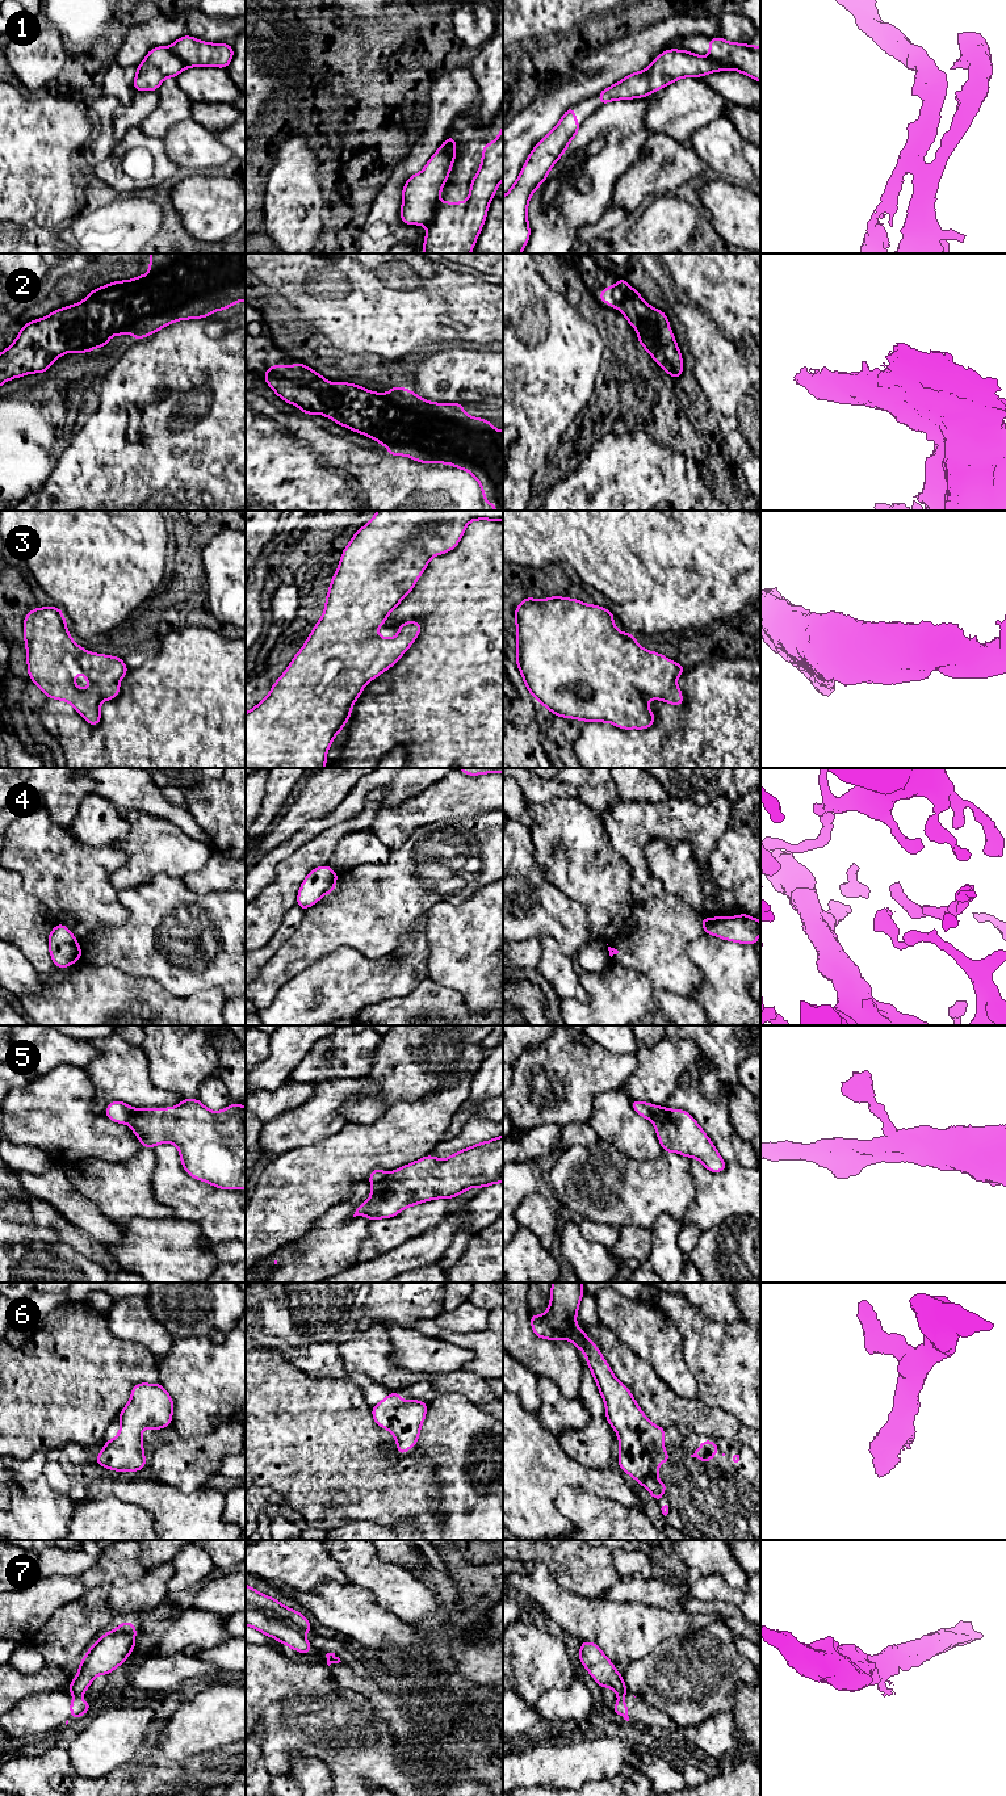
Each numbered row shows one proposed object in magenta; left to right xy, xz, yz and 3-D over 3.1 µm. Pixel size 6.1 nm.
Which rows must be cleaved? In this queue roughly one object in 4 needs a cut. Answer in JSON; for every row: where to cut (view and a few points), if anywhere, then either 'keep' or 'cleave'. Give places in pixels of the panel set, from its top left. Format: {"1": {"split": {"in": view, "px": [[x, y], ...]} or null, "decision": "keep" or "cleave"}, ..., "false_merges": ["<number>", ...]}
{"1": {"split": {"in": "xz", "px": [[439, 201], [435, 206], [434, 217], [426, 225]]}, "decision": "cleave"}, "2": {"split": null, "decision": "keep"}, "3": {"split": null, "decision": "keep"}, "4": {"split": {"in": "xz", "px": [[336, 873], [323, 893]]}, "decision": "cleave"}, "5": {"split": {"in": "xz", "px": [[388, 1174], [372, 1184]]}, "decision": "cleave"}, "6": {"split": null, "decision": "keep"}, "7": {"split": {"in": "xy", "px": [[70, 1691], [83, 1692]]}, "decision": "cleave"}, "false_merges": ["1", "4", "5", "7"]}

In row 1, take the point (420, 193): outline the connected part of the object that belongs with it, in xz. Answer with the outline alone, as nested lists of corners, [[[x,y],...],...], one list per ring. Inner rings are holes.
[[[452,134],[423,171],[408,177],[402,190],[401,219],[403,223],[427,226],[433,219],[435,206],[440,202],[440,192],[449,177],[456,154]]]

